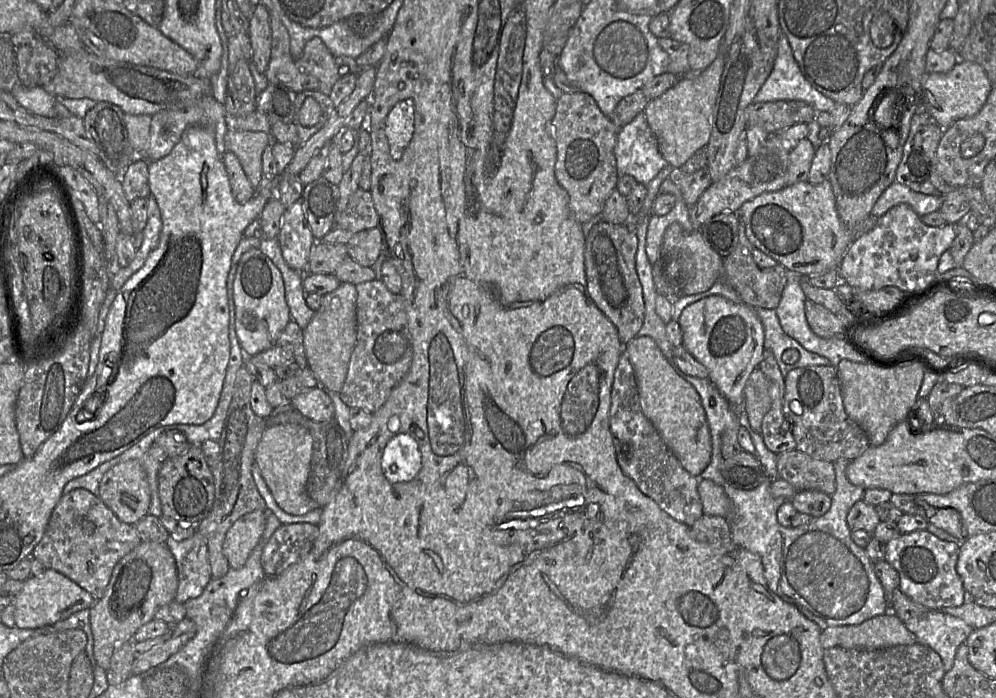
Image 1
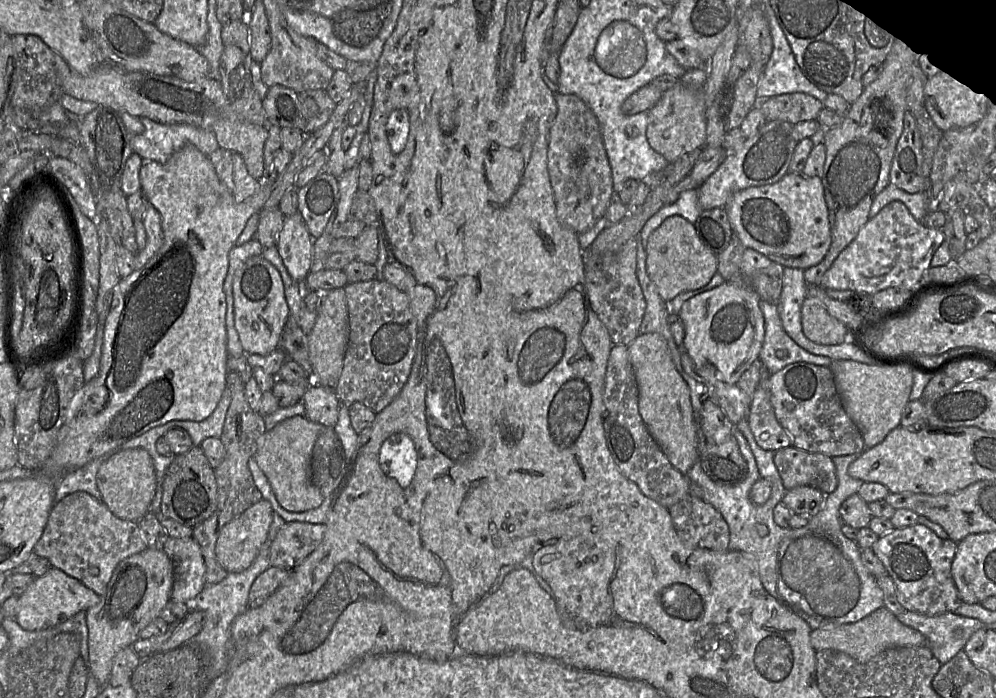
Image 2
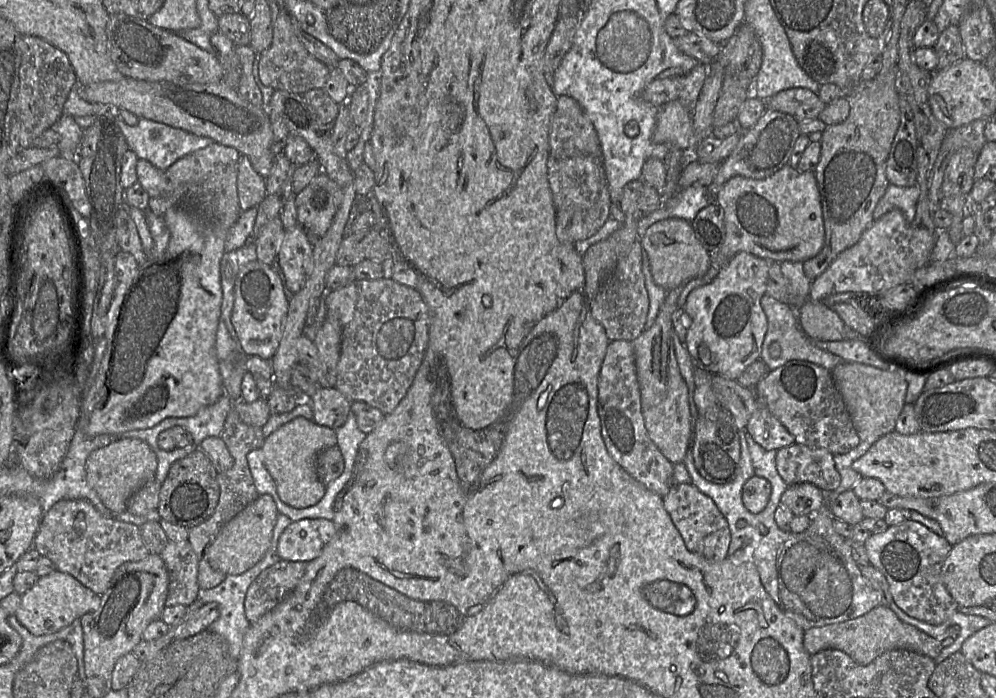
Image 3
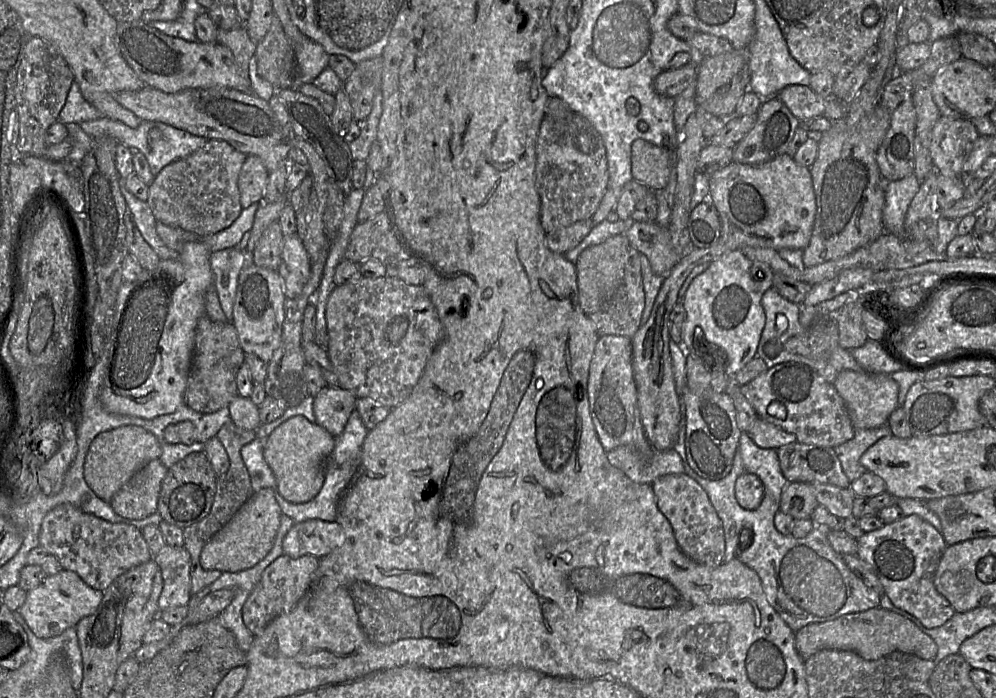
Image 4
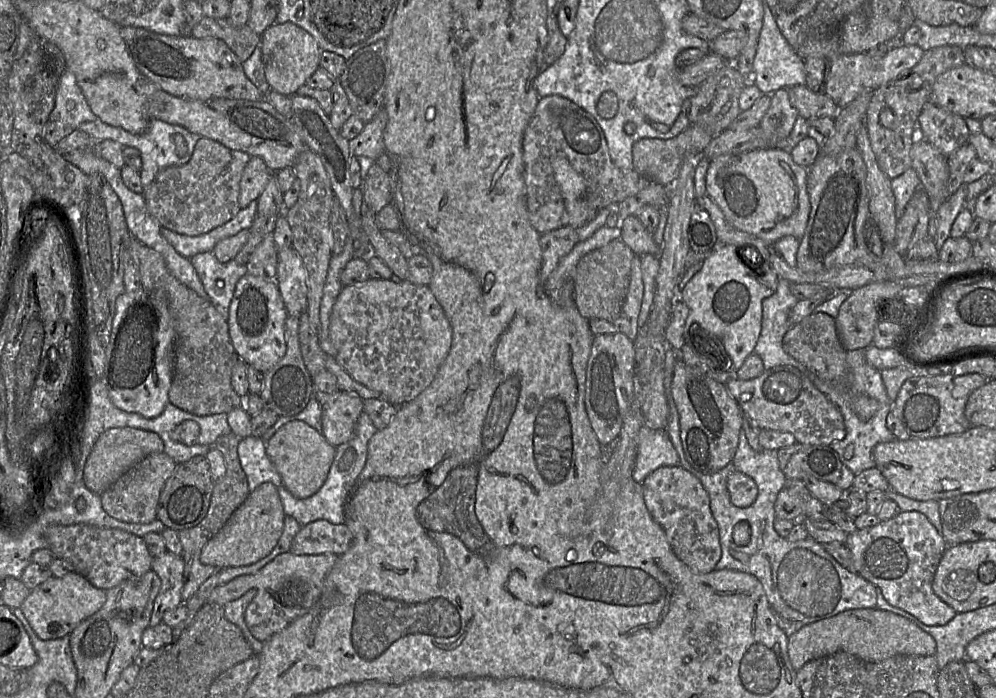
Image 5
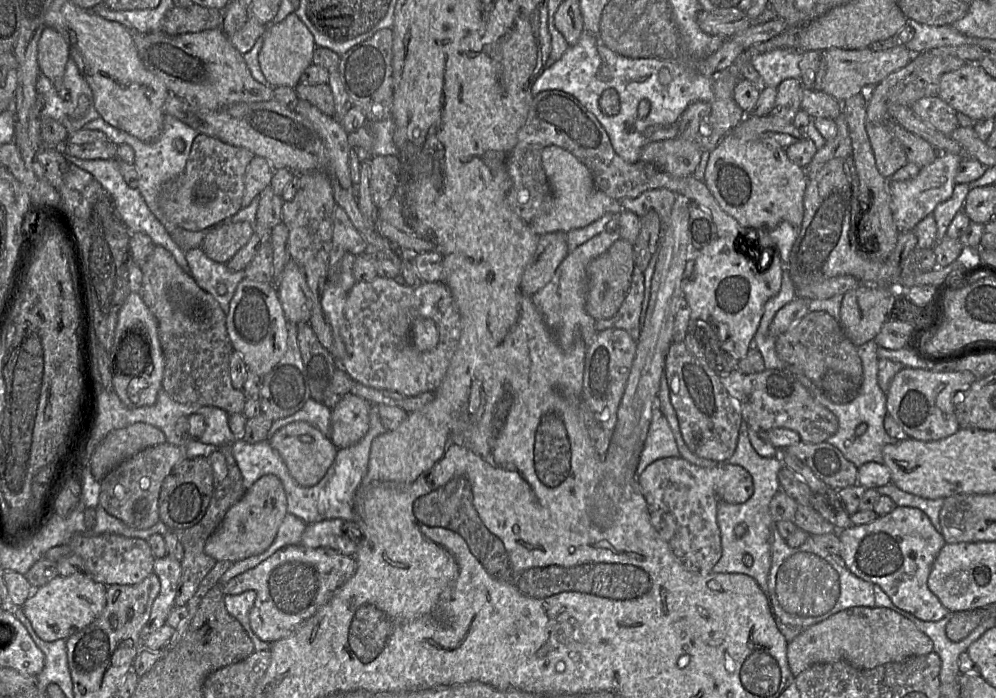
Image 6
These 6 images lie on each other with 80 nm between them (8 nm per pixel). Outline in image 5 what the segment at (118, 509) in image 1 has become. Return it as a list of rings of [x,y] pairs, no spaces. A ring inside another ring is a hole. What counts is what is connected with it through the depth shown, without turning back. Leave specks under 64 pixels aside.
[[[134,427],[112,428],[97,439],[84,468],[84,481],[89,490],[102,495],[132,466],[146,456],[164,452],[164,442],[152,431]]]

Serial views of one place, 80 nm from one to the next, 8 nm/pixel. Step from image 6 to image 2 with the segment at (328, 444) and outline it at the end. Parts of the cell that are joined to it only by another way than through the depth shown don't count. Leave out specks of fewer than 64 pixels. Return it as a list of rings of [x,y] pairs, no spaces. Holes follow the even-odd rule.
[[[305,415],[294,416],[266,431],[259,440],[256,462],[267,477],[279,504],[290,512],[315,509],[325,498],[311,479],[312,450],[323,427],[329,426],[314,423]]]

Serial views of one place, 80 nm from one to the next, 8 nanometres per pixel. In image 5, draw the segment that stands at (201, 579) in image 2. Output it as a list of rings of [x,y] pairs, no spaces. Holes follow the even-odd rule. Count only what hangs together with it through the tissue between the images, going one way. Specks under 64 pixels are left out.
[[[166,551],[153,557],[151,569],[160,578],[161,587],[154,600],[149,627],[161,623],[166,611],[183,604],[181,593],[184,585],[184,561],[182,556]]]

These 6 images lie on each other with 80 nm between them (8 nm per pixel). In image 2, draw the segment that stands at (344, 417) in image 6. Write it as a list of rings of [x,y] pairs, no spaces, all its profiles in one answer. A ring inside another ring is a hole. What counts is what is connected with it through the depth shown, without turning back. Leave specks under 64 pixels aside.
[[[311,383],[301,402],[305,416],[314,423],[334,427],[339,418],[341,401],[336,392],[318,383]]]

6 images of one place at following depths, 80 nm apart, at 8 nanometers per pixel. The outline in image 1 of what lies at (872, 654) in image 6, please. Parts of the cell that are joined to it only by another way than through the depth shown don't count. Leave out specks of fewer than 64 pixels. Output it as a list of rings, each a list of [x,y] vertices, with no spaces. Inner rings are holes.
[[[891,611],[857,625],[828,627],[820,634],[820,643],[824,649],[842,647],[873,650],[916,642],[916,635],[909,631],[904,622]]]

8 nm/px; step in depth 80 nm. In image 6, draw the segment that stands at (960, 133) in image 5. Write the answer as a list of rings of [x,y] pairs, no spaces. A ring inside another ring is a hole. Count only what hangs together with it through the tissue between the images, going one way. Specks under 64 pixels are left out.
[[[939,96],[921,98],[911,108],[921,120],[946,136],[960,126],[956,111]]]

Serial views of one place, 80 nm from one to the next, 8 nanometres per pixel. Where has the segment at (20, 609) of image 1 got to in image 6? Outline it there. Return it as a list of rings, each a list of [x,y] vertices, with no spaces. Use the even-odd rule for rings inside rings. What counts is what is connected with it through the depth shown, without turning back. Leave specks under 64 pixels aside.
[[[86,573],[67,577],[57,576],[49,583],[33,590],[22,605],[35,633],[44,641],[67,639],[90,625],[106,605],[107,586],[95,582]]]

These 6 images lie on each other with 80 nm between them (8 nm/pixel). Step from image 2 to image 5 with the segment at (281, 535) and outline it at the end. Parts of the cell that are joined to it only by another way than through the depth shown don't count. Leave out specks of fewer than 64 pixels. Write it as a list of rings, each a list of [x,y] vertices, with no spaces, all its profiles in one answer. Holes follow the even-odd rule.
[[[316,520],[301,526],[292,540],[290,552],[296,555],[333,553],[337,556],[346,552],[353,543],[353,534],[345,523],[333,524],[327,520]]]

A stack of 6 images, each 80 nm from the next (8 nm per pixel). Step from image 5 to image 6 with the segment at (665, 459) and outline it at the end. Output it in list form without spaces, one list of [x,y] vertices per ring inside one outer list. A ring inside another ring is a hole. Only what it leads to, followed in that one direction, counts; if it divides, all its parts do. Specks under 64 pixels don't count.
[[[655,407],[637,466],[636,479],[652,462],[662,458],[679,456],[679,450],[668,421],[660,408]]]

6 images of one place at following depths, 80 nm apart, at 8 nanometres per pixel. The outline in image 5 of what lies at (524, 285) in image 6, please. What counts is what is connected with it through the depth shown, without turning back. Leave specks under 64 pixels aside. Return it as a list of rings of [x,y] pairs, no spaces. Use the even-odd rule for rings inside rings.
[[[563,226],[540,234],[539,242],[542,251],[540,279],[544,282],[557,268],[562,257],[566,256],[579,242],[579,238],[575,228]]]

